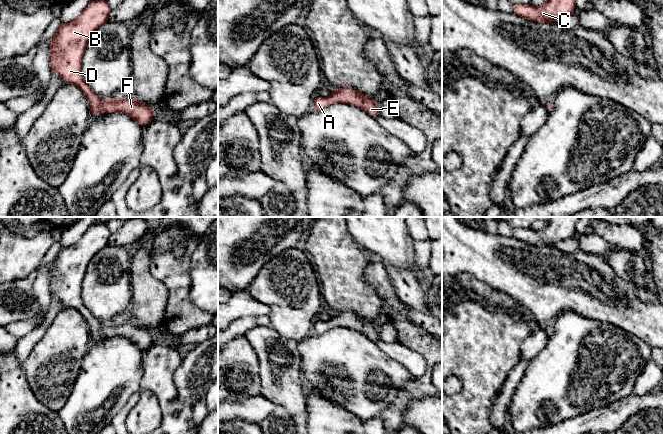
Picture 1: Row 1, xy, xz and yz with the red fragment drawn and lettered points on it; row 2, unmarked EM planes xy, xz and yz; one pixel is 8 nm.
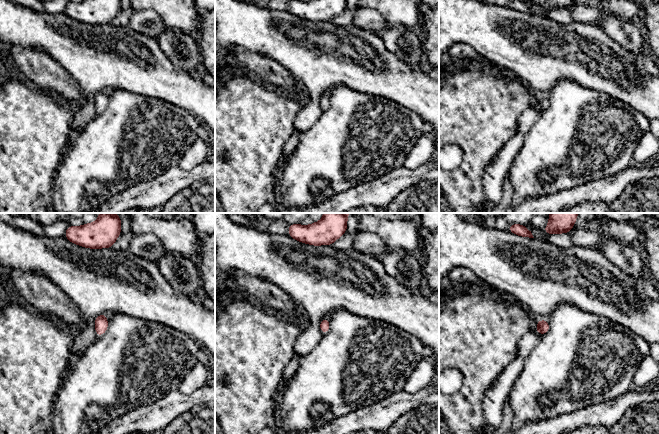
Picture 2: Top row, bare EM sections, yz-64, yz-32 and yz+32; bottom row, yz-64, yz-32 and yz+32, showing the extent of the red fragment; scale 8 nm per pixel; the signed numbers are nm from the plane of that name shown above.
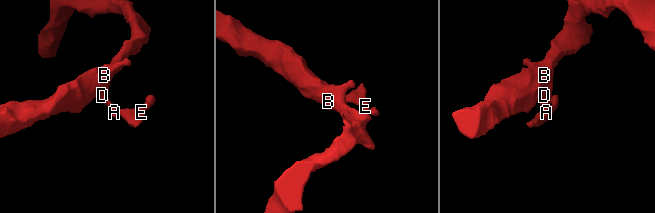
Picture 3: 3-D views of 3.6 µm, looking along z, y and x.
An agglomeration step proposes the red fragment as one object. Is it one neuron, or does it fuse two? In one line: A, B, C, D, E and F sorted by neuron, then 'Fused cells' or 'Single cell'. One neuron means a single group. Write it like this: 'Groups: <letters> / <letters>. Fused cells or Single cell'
Groups: A B C D E F. Single cell

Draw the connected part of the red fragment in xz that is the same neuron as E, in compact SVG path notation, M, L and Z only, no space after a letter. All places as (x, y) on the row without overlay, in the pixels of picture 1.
M351 311L334 313L328 322L322 322L316 319L313 324L312 333L322 334L334 327L348 327L359 331L374 342L380 340L378 326L372 321L360 317Z

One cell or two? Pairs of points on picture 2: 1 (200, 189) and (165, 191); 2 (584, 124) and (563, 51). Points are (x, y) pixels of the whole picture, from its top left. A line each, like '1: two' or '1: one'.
1: two
2: two

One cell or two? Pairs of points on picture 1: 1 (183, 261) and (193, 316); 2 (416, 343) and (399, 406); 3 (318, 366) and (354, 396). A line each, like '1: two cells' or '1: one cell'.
1: one cell
2: one cell
3: one cell

